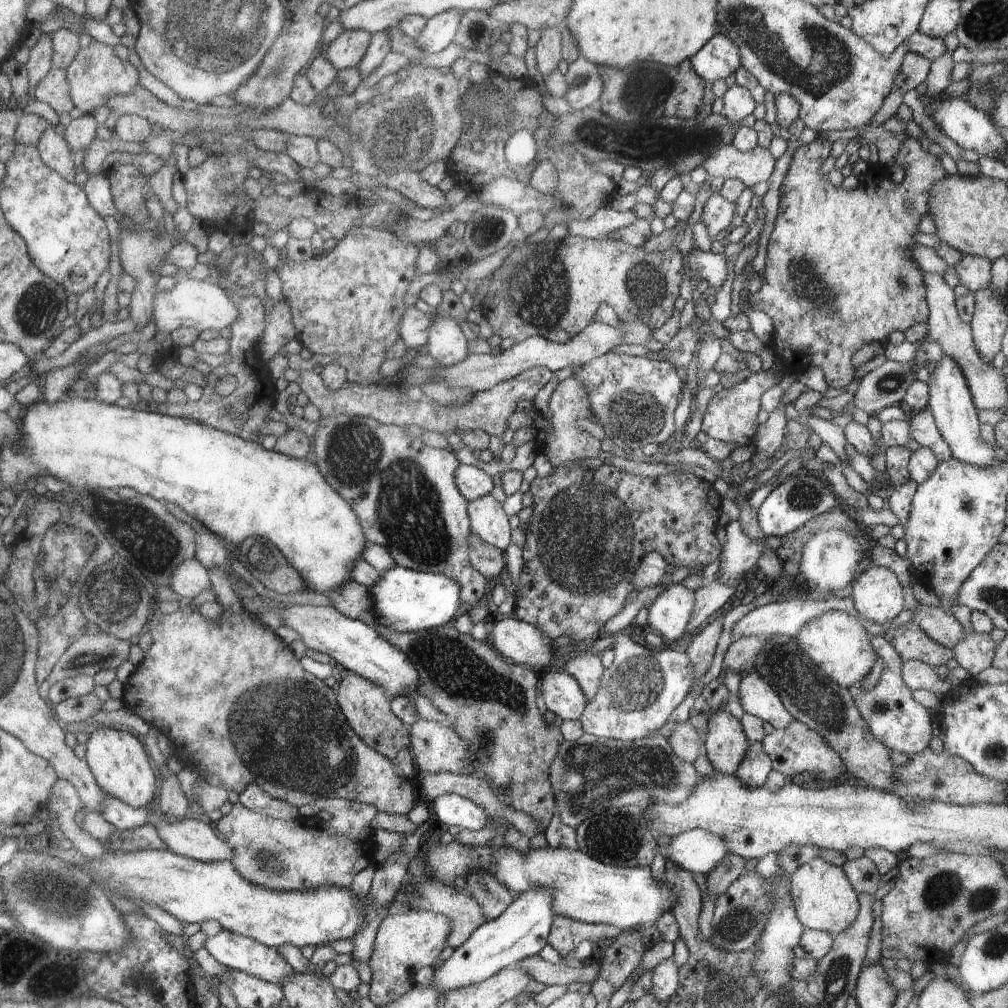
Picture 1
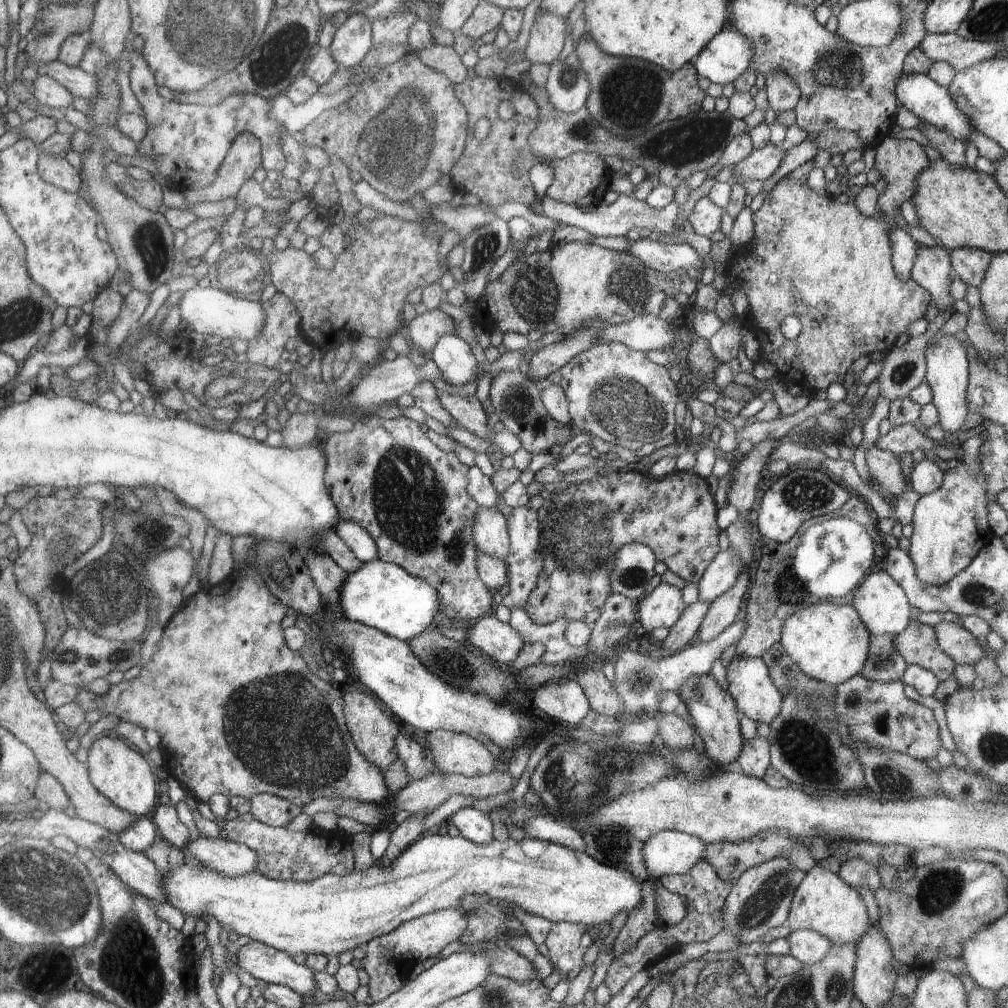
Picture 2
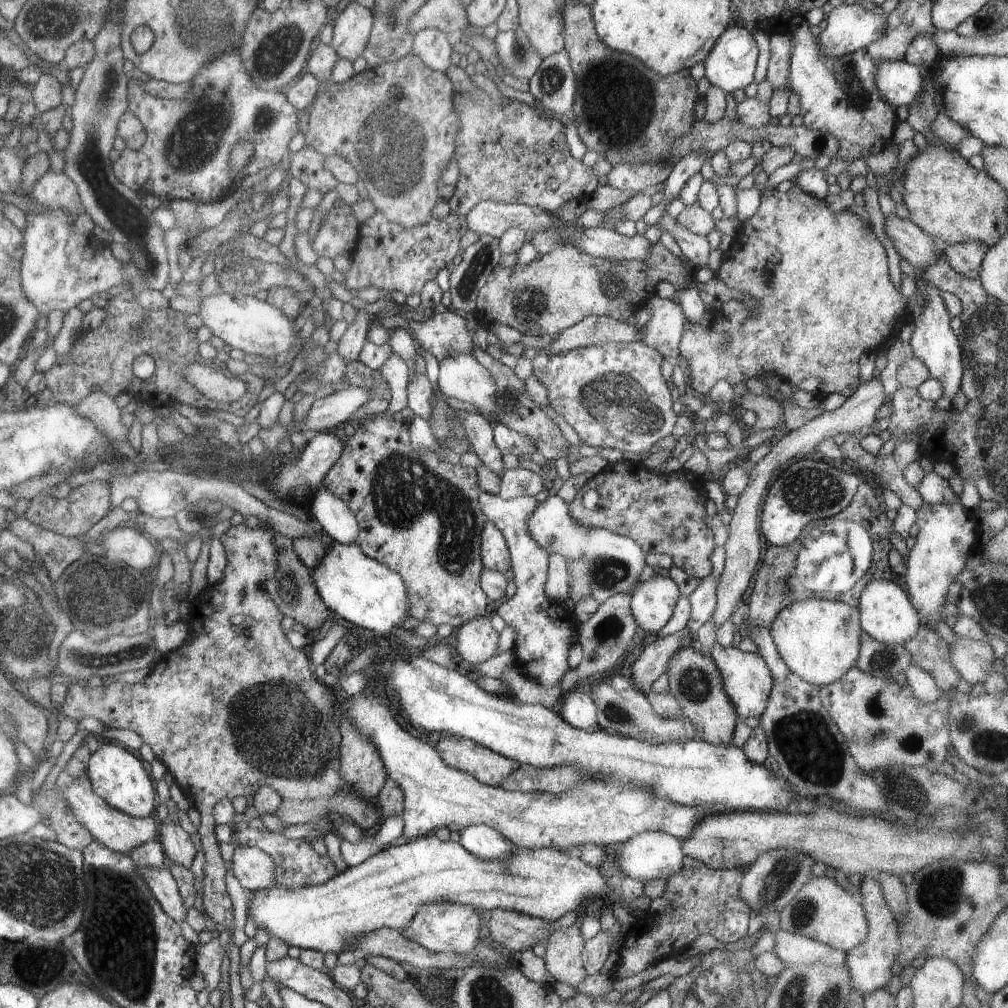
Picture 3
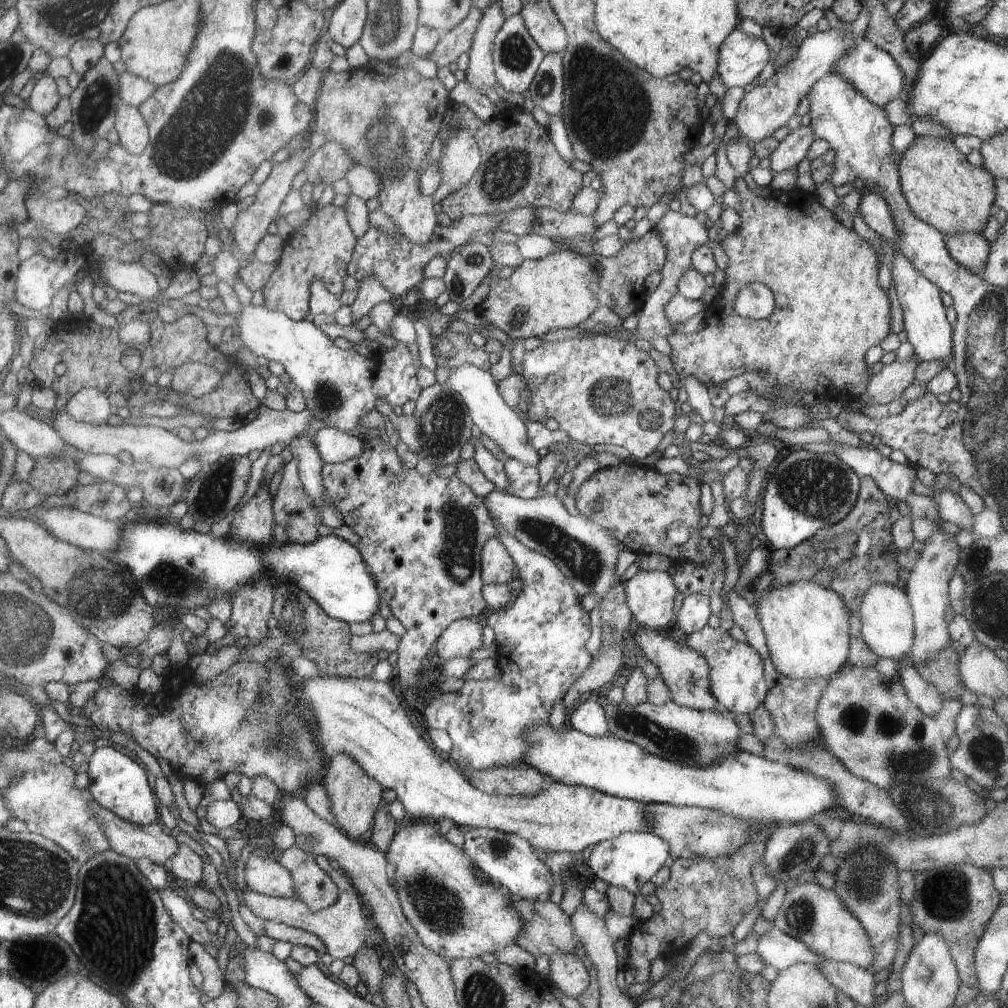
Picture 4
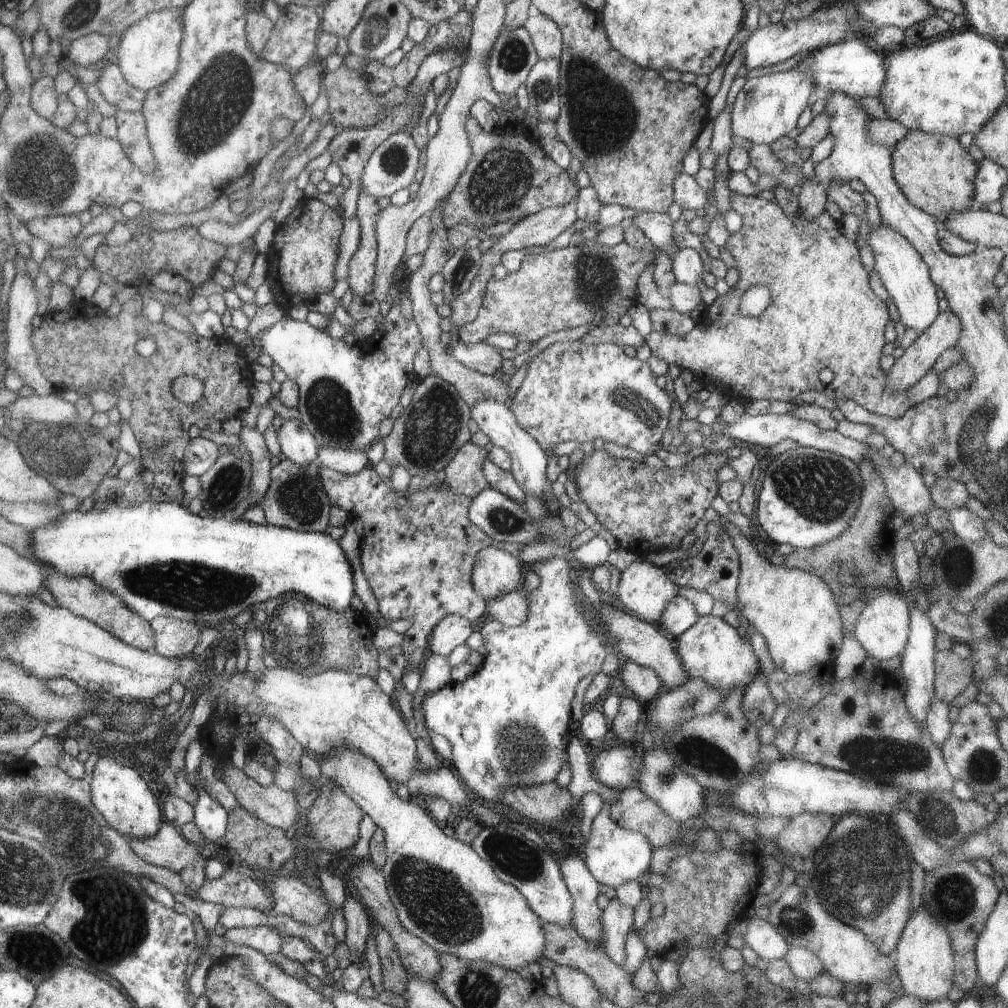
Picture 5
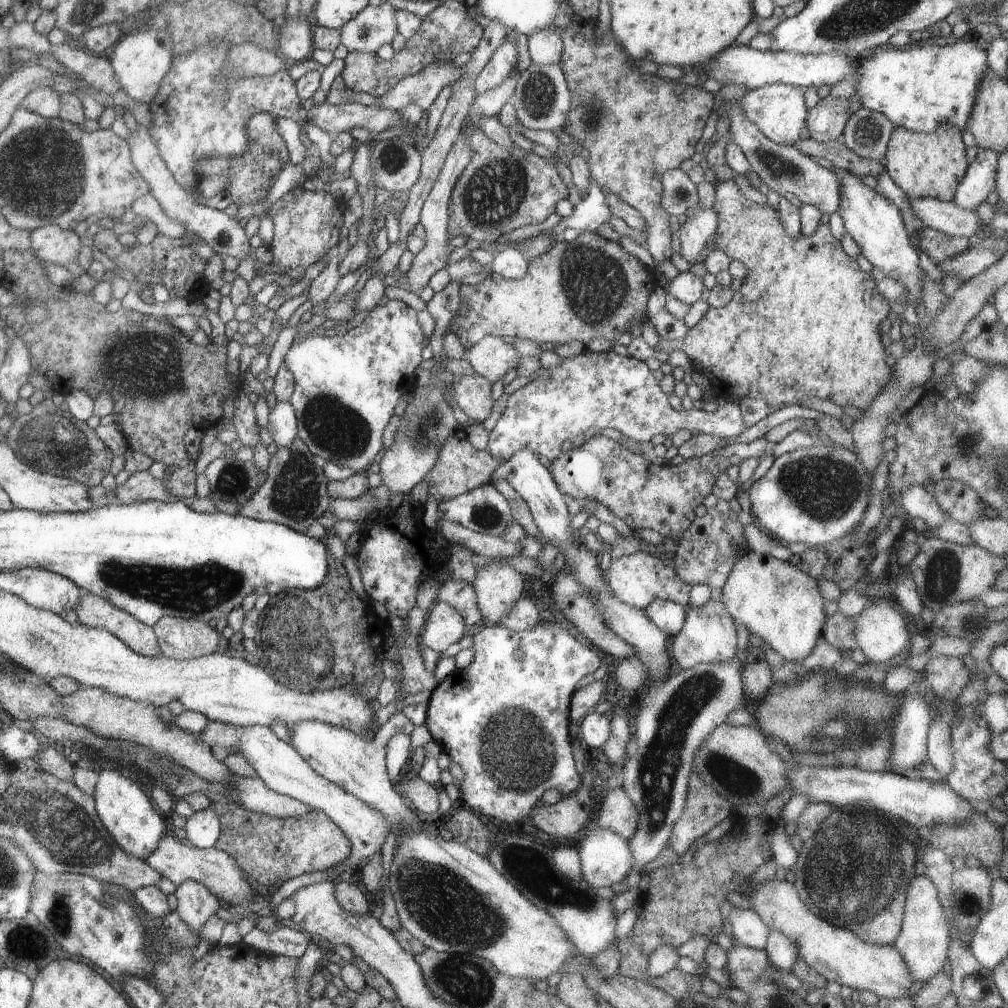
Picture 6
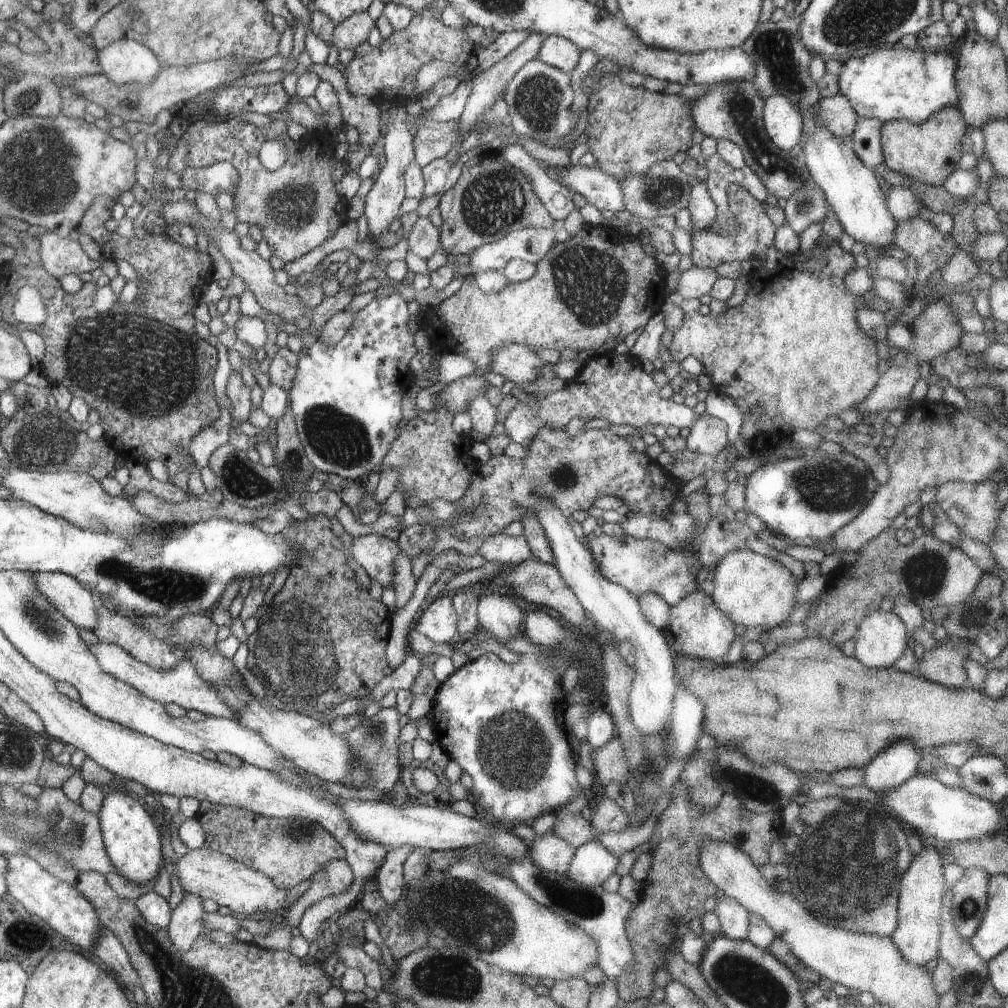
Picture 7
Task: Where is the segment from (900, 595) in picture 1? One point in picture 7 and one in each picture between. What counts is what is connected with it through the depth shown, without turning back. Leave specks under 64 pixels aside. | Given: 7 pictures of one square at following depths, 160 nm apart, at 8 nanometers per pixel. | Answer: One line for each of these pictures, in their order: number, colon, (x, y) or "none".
2: (881, 602)
3: (885, 612)
4: (887, 627)
5: (883, 628)
6: (881, 633)
7: (881, 639)

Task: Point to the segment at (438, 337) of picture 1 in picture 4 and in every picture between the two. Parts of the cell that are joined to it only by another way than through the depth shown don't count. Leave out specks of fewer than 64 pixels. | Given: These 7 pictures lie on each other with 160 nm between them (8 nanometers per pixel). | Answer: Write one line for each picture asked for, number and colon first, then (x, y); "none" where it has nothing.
2: (453, 356)
3: (461, 376)
4: (491, 414)

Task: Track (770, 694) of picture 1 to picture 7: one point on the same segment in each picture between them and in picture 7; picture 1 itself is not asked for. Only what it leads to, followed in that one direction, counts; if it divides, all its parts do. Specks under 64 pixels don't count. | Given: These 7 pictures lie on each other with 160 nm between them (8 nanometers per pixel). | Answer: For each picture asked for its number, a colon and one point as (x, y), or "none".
2: (756, 696)
3: (748, 680)
4: (738, 681)
5: (711, 649)
6: (708, 635)
7: (697, 628)

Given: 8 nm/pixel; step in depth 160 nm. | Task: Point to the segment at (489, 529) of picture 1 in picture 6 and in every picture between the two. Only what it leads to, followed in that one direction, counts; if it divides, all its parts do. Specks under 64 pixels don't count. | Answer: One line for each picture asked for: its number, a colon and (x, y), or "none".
2: (491, 535)
3: (495, 557)
4: (497, 567)
5: (496, 573)
6: (499, 587)

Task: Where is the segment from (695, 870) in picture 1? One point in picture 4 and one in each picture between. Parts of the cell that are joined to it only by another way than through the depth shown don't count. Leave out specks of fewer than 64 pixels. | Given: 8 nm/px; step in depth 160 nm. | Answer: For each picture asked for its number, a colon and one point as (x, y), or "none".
2: (667, 853)
3: (650, 855)
4: (629, 860)

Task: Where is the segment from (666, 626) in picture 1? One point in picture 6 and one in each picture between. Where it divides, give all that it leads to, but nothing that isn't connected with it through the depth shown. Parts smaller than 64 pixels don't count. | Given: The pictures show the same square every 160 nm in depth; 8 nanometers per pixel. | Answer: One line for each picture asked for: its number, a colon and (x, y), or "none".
2: (663, 606)
3: (652, 603)
4: (650, 594)
5: (644, 590)
6: (641, 578)

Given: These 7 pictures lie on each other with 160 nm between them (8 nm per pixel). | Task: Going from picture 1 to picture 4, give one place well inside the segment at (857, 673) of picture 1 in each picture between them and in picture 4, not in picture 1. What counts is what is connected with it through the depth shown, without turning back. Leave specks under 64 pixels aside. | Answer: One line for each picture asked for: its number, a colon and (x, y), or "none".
2: (830, 643)
3: (819, 639)
4: (807, 625)

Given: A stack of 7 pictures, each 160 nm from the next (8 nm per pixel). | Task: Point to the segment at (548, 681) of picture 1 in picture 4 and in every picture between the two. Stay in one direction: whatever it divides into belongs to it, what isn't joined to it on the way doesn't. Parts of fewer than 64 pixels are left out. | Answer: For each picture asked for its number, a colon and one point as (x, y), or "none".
2: (566, 702)
3: (579, 709)
4: (590, 718)

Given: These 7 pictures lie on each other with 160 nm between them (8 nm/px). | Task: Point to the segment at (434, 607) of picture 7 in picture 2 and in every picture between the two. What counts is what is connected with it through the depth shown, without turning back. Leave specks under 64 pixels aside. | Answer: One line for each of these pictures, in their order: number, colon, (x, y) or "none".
2: (500, 641)
3: (477, 641)
4: (460, 638)
5: (451, 632)
6: (444, 626)

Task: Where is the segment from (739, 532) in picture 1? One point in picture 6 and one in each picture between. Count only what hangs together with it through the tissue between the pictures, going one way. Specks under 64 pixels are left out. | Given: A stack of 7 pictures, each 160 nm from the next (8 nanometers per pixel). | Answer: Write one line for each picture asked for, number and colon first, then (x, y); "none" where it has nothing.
2: (724, 570)
3: (703, 600)
4: (695, 610)
5: (681, 614)
6: (669, 616)

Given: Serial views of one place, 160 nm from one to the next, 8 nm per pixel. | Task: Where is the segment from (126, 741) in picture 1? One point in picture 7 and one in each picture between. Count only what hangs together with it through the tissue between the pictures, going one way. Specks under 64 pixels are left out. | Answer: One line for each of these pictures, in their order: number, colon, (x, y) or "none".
2: (120, 773)
3: (117, 775)
4: (117, 783)
5: (119, 793)
6: (129, 816)
7: (132, 840)

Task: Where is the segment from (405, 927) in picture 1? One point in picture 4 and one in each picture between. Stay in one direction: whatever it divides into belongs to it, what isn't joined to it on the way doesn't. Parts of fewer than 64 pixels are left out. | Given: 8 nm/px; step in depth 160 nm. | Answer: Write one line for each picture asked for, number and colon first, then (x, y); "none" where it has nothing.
2: (389, 959)
3: (444, 927)
4: (458, 914)

